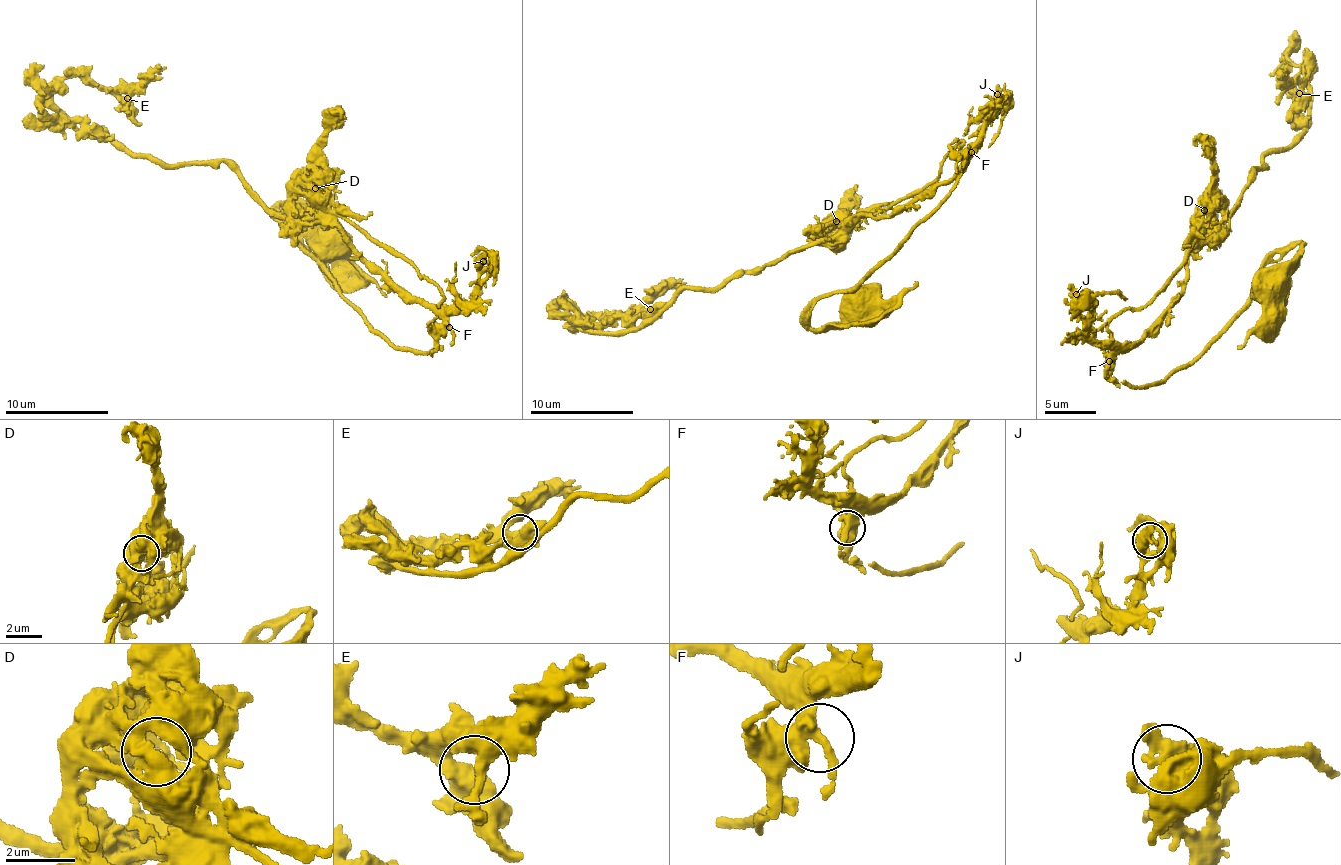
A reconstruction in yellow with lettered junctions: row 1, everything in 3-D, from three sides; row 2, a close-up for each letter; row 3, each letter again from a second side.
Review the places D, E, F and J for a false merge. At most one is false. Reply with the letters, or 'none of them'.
D

